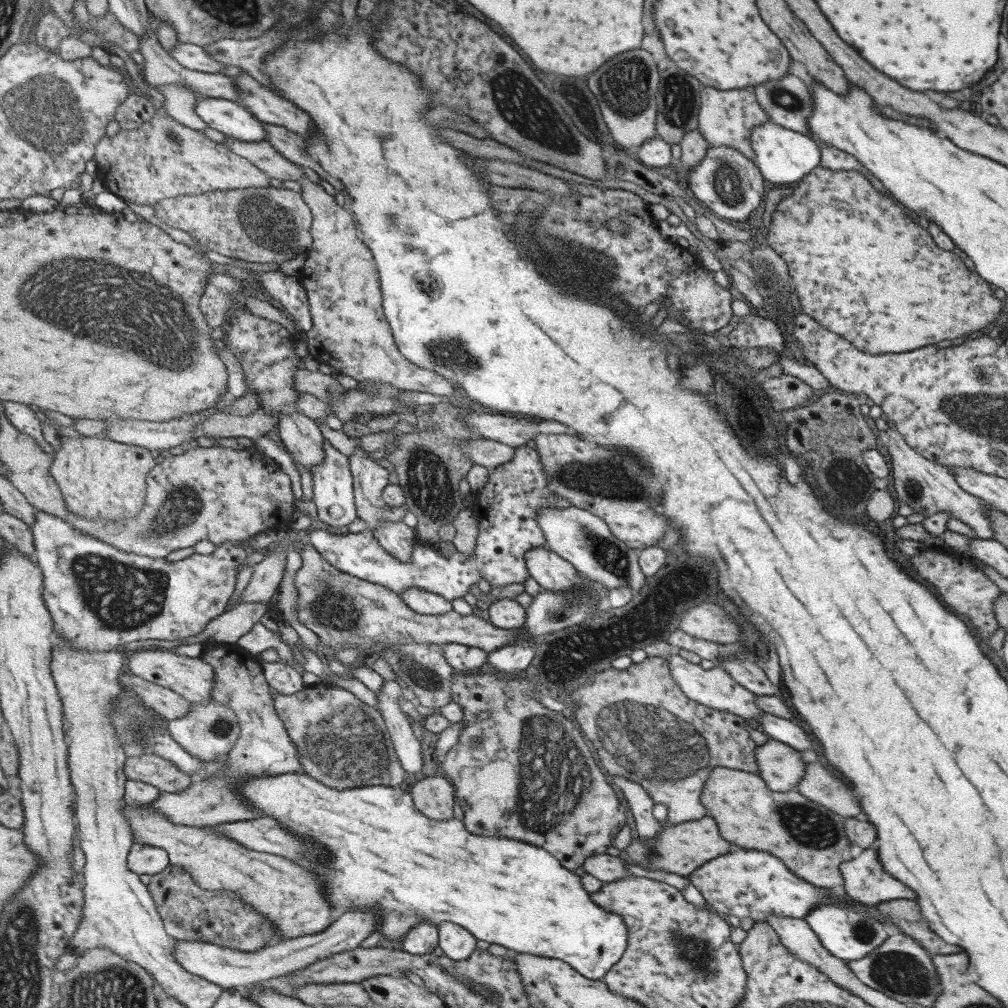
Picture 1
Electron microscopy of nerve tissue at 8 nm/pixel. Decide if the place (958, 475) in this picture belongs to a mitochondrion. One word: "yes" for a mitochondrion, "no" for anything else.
no

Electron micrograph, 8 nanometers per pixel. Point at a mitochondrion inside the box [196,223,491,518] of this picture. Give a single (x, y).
(452, 354)

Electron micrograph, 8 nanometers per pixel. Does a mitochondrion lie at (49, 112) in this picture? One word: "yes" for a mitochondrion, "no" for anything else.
yes

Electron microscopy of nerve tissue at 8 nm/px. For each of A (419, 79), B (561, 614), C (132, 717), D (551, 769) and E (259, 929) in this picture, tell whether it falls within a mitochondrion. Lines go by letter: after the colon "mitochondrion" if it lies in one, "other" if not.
A: other
B: mitochondrion
C: mitochondrion
D: mitochondrion
E: mitochondrion

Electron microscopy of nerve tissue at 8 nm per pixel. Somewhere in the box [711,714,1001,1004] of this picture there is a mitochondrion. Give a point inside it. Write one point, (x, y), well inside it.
(899, 972)

